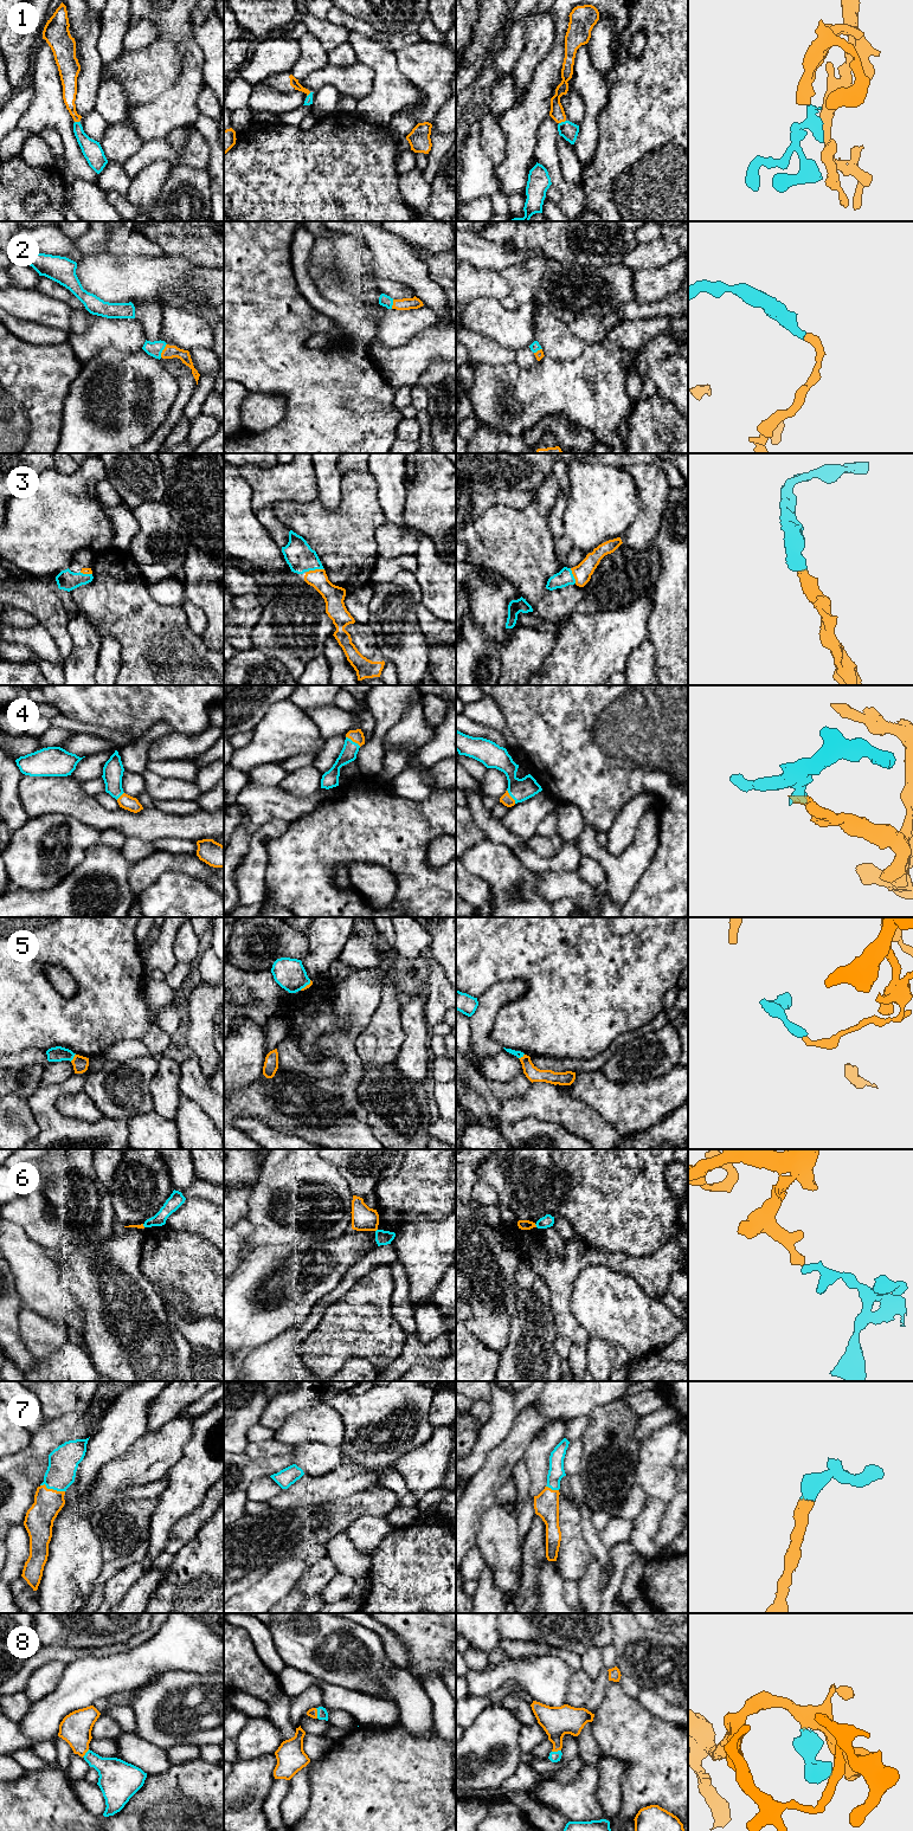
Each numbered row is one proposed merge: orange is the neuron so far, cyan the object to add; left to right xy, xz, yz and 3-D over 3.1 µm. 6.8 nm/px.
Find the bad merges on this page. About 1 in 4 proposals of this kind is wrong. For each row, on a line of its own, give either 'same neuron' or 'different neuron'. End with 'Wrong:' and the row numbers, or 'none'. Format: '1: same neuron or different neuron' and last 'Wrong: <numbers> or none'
1: same neuron
2: same neuron
3: same neuron
4: same neuron
5: same neuron
6: different neuron
7: same neuron
8: same neuron
Wrong: 6

